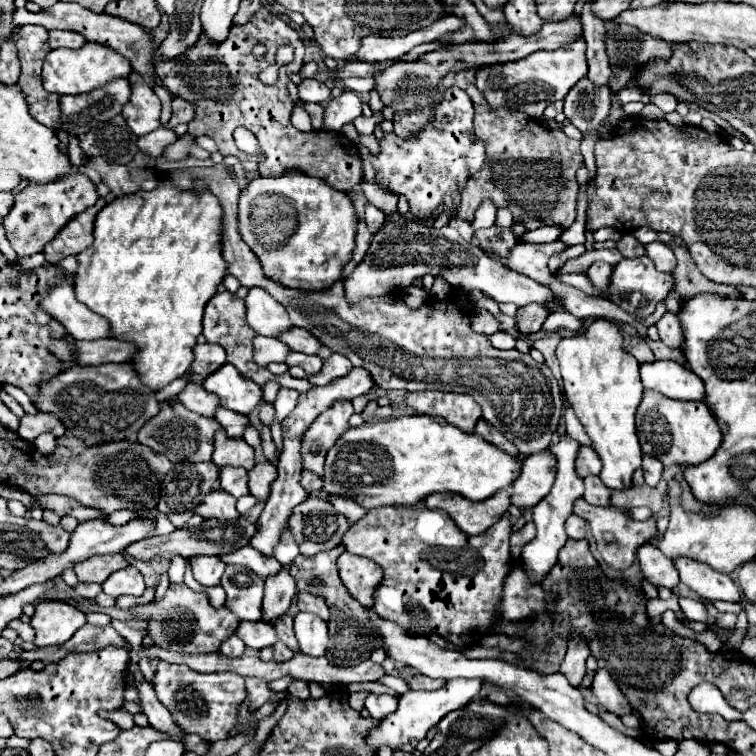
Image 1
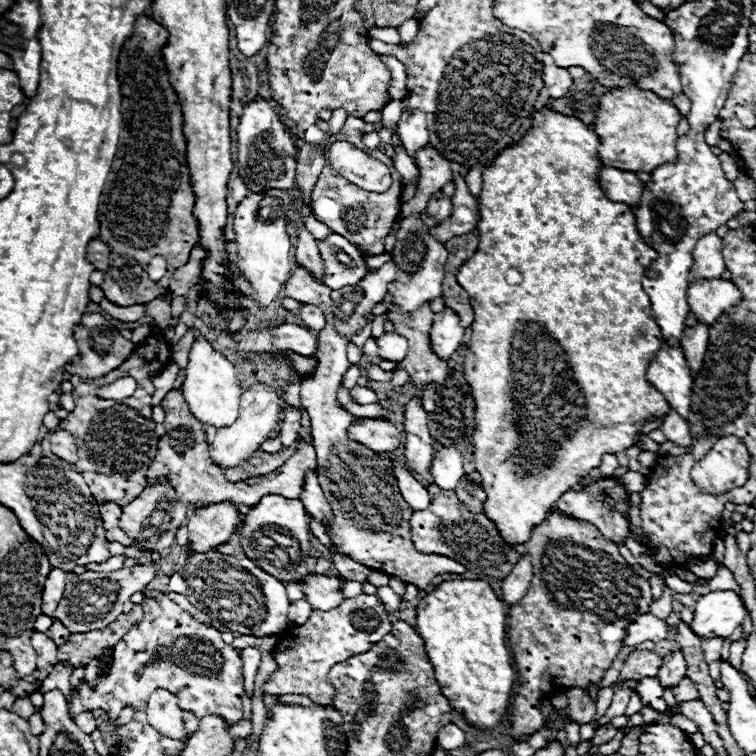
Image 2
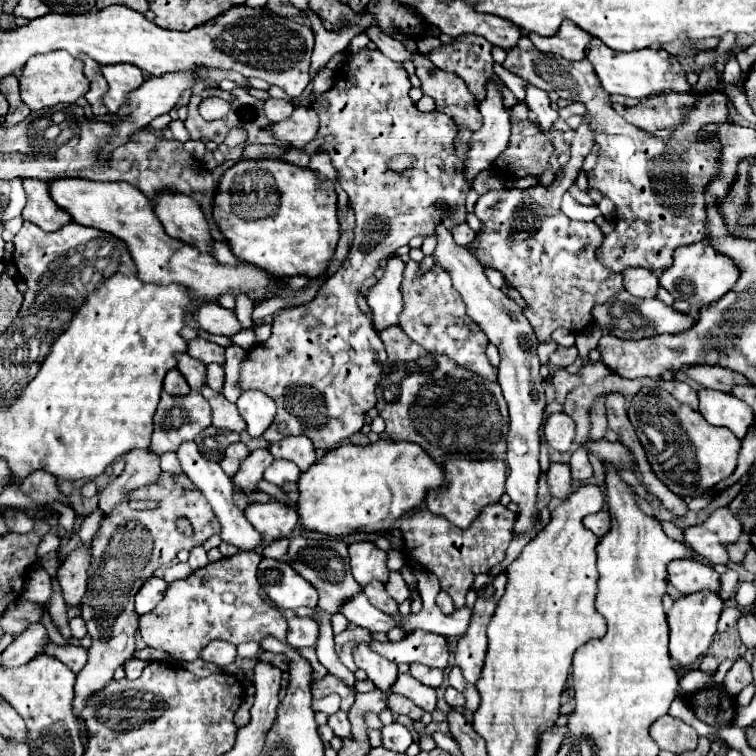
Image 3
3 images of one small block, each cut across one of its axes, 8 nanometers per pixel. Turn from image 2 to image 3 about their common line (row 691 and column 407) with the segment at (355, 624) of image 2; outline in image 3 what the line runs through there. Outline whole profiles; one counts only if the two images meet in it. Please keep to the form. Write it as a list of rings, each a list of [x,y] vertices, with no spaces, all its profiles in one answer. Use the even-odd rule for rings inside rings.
[[[408,260],[402,288],[400,288],[404,296],[404,310],[400,314],[402,330],[422,348],[430,352],[446,354],[462,368],[468,368],[470,372],[476,372],[478,376],[484,376],[486,380],[496,380],[496,370],[484,354],[488,338],[468,318],[466,306],[460,300],[460,294],[456,292],[456,288],[452,288],[452,280],[448,272],[444,272],[440,264],[434,264],[428,272],[420,276],[418,276],[418,270],[420,270],[420,264],[414,260]]]

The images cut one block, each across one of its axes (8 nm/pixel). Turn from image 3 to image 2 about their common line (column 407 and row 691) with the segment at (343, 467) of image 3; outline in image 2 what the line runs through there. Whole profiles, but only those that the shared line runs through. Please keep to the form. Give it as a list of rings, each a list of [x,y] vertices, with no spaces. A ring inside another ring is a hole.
[[[448,580],[436,586],[416,608],[416,632],[426,644],[436,678],[452,708],[472,726],[492,730],[508,714],[514,680],[518,678],[514,658],[506,648],[506,604],[484,580]]]

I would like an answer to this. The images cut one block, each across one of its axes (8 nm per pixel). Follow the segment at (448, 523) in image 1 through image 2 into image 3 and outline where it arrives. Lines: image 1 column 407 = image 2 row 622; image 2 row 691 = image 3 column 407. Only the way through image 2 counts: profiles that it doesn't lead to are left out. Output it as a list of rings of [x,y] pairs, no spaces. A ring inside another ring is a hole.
[[[490,504],[466,530],[462,530],[454,524],[448,524],[448,520],[444,520],[442,516],[428,512],[428,508],[416,508],[400,518],[398,528],[404,540],[406,562],[434,574],[440,580],[440,590],[444,590],[454,600],[456,608],[462,608],[466,604],[466,592],[472,588],[474,578],[504,560],[506,548],[512,540],[514,520],[516,514],[506,506]],[[400,572],[390,574],[390,580],[386,582],[386,592],[388,592],[398,604],[402,604],[406,598],[410,598],[410,588],[408,588],[408,584],[404,582],[404,578],[402,578]]]

